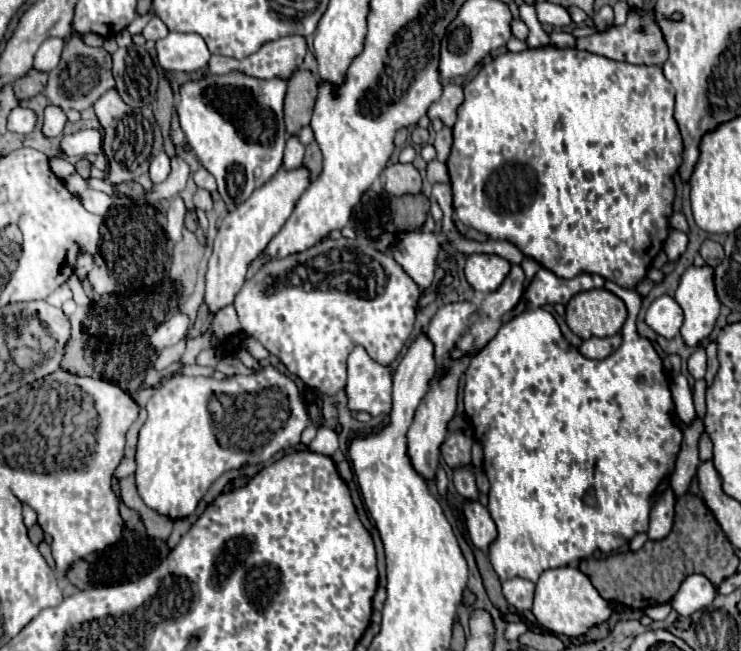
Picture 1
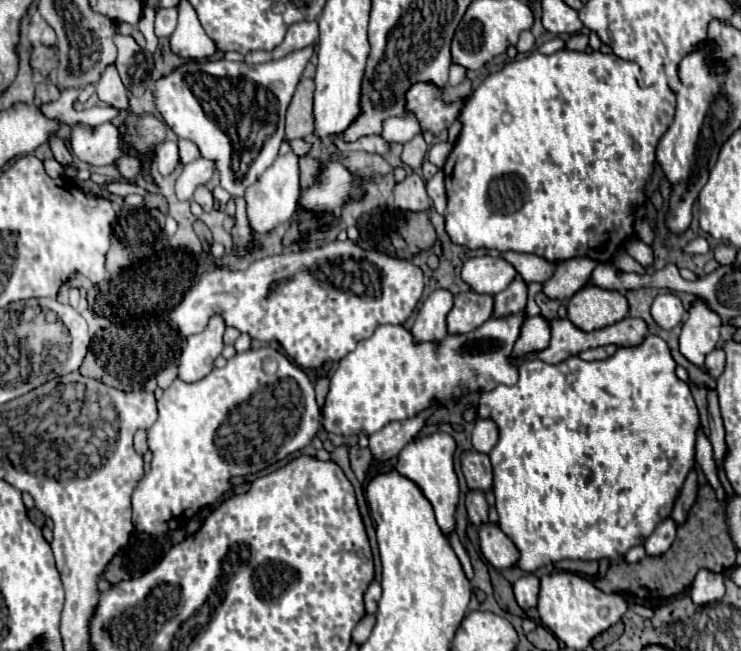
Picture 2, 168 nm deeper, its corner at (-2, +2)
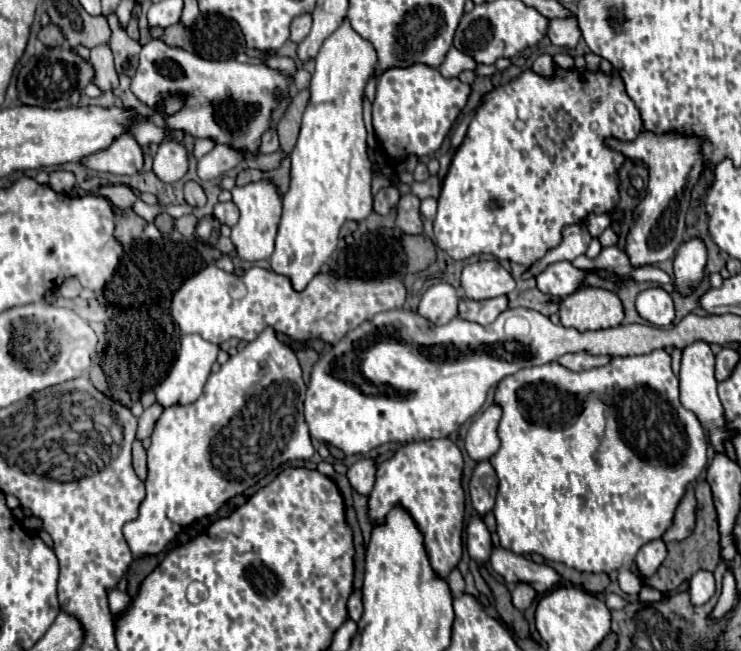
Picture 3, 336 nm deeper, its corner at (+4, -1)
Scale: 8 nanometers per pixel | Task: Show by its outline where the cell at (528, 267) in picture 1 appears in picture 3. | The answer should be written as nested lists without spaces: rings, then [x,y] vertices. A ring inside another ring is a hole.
[[[656,349],[650,355],[640,357],[614,357],[608,365],[588,371],[568,371],[562,365],[540,365],[540,367],[528,367],[518,373],[514,373],[510,379],[502,379],[494,393],[494,403],[500,403],[504,407],[498,437],[500,437],[500,449],[494,457],[490,457],[490,463],[498,475],[498,495],[494,505],[496,525],[498,525],[498,537],[500,545],[508,547],[514,553],[538,553],[548,561],[558,561],[568,567],[574,567],[578,571],[590,571],[590,573],[610,573],[612,569],[618,569],[620,589],[628,595],[638,595],[642,581],[630,573],[630,563],[634,561],[638,549],[664,535],[664,531],[670,527],[674,509],[678,501],[684,495],[684,489],[688,483],[692,483],[700,471],[708,463],[708,439],[704,433],[702,423],[696,419],[696,415],[682,407],[680,403],[680,391],[678,391],[678,377],[670,369],[670,355],[664,349]]]

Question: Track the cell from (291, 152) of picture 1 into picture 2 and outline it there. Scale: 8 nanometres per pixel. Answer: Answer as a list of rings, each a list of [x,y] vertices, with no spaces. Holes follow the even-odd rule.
[[[288,152],[286,156],[278,156],[270,168],[252,184],[246,188],[244,200],[246,200],[246,216],[248,216],[248,226],[252,234],[268,234],[276,226],[288,222],[296,210],[300,194],[300,184],[298,184],[298,156],[294,152]]]

